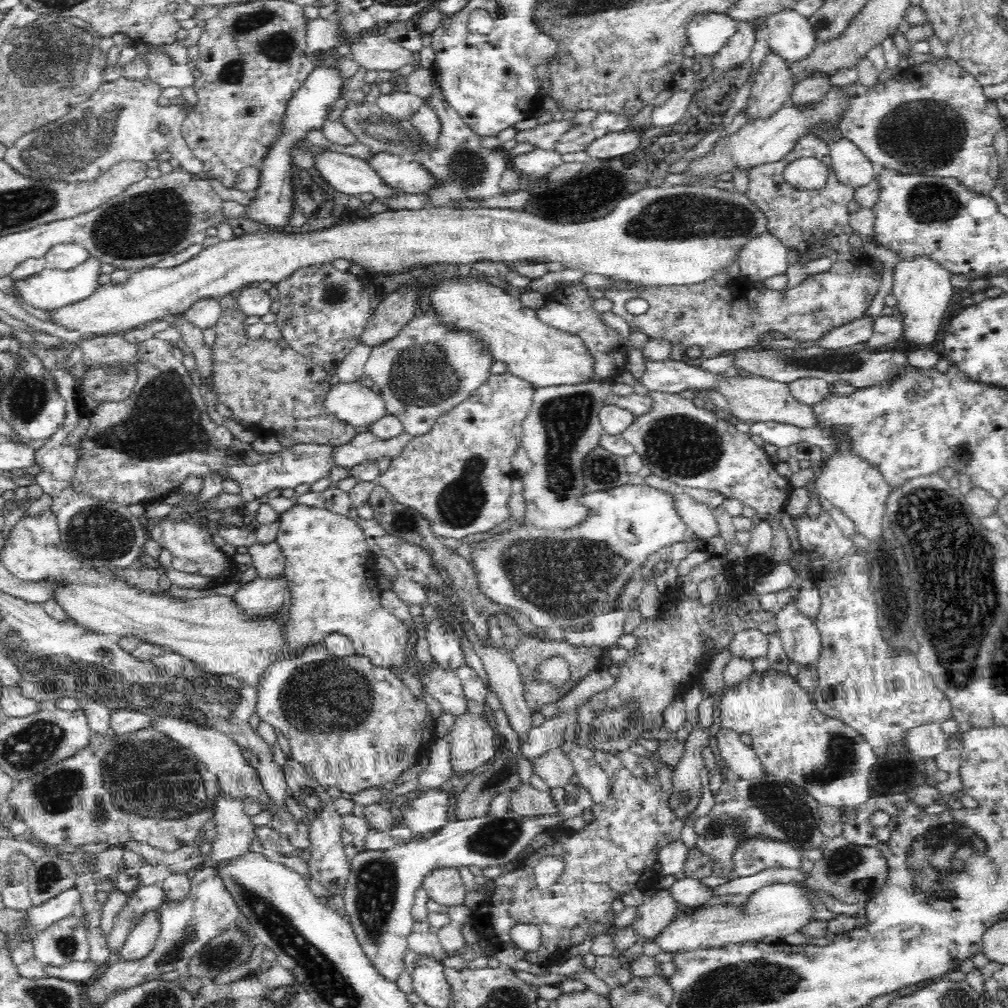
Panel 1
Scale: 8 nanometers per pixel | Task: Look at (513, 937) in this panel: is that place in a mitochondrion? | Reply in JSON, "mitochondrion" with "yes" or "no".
{"mitochondrion":"no"}

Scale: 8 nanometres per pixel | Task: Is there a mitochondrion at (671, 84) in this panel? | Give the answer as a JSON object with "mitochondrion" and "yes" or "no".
{"mitochondrion":"no"}

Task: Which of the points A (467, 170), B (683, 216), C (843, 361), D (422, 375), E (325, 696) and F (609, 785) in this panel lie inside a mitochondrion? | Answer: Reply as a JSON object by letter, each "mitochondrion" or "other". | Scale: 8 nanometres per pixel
{"A":"mitochondrion","B":"mitochondrion","C":"mitochondrion","D":"mitochondrion","E":"mitochondrion","F":"other"}

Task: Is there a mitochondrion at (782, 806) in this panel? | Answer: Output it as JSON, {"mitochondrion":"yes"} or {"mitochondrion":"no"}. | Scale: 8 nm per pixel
{"mitochondrion":"yes"}

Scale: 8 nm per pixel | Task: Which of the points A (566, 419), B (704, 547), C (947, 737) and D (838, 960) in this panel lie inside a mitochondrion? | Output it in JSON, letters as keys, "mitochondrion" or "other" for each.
{"A":"mitochondrion","B":"other","C":"other","D":"other"}

